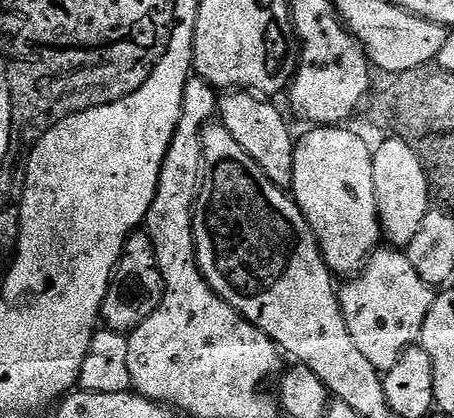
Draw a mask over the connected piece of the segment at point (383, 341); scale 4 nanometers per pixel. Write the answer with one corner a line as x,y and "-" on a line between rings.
391,246
377,247
359,274
339,285
340,309
354,346
380,373
389,372
398,358
419,341
426,314
437,298
433,285
418,278
407,251

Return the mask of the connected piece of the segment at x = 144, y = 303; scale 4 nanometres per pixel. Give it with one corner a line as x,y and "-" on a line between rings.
137,230
131,232
120,260
116,264
116,273
112,275
112,284
104,299
102,320
109,329
123,334
131,334
135,328
142,326
164,297
164,279
162,270
158,266
158,258
154,250
154,242
150,242
147,231

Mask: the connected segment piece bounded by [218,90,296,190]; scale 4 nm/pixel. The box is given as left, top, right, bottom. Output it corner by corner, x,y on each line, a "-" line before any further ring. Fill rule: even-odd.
228,90
218,100
218,120
226,130
258,162
262,174
274,182
274,186
285,190
291,189
292,175
294,174
294,135
288,129
284,116
272,105
273,101
261,98
251,90

